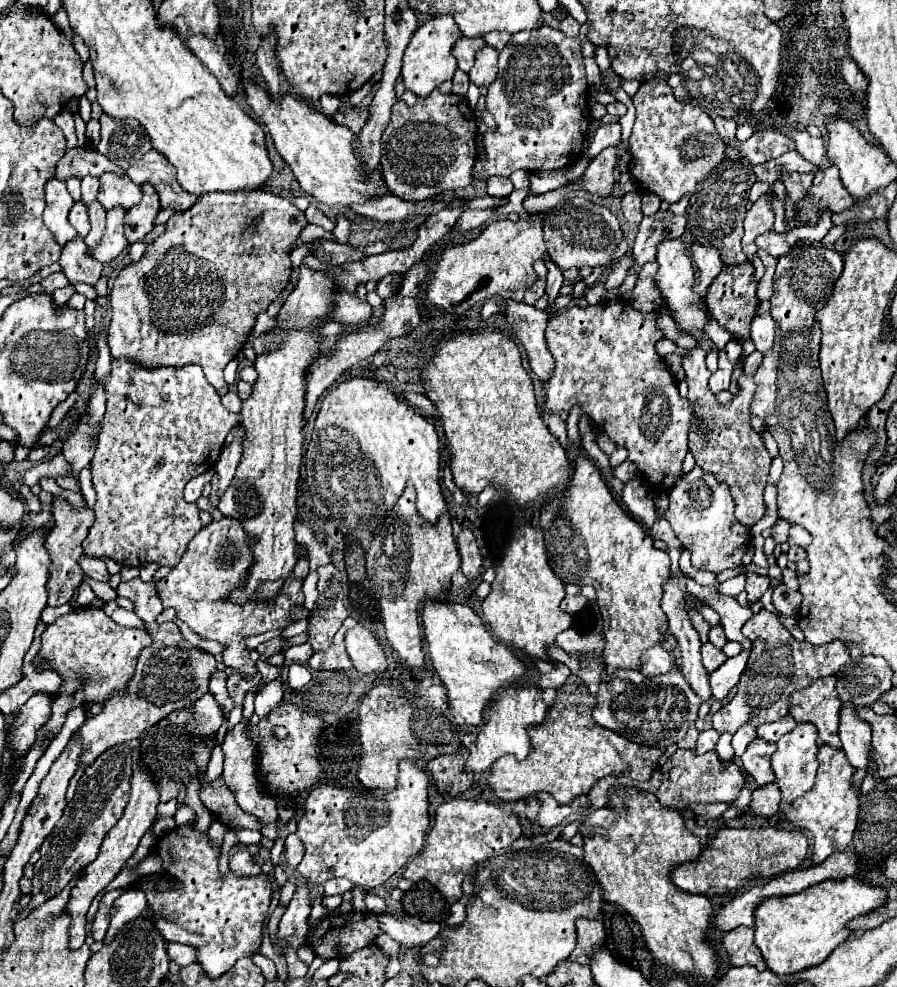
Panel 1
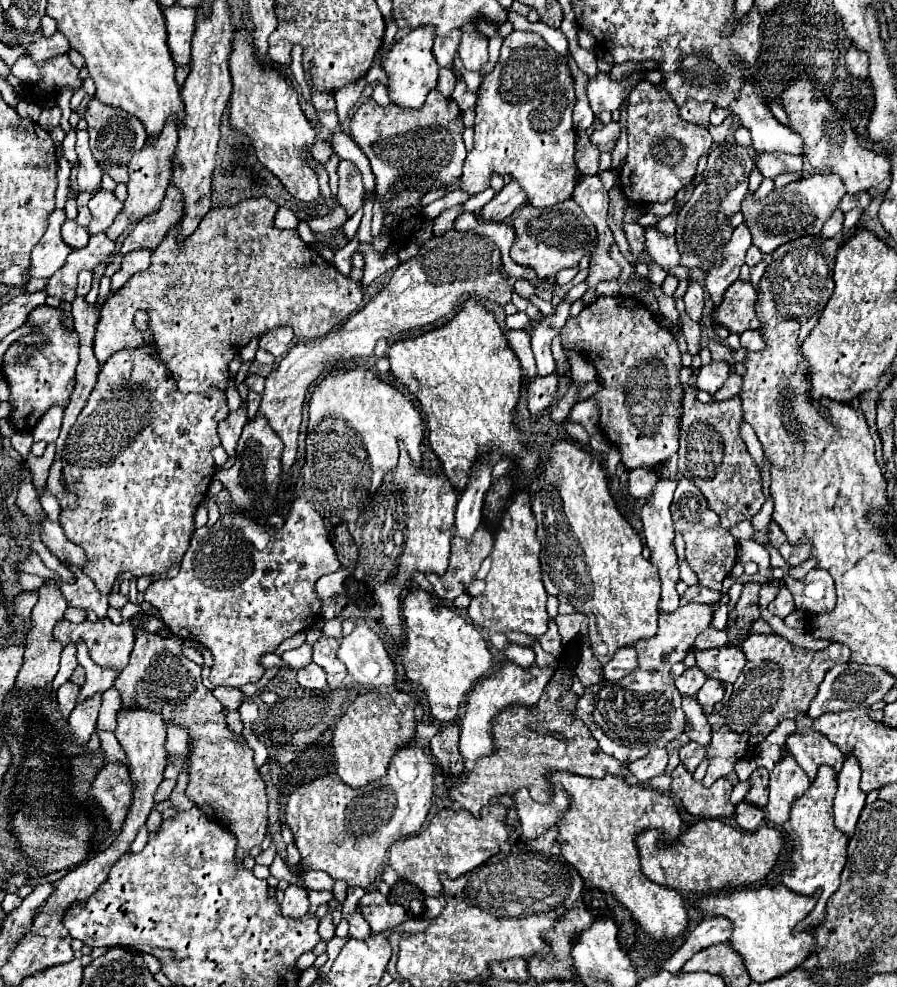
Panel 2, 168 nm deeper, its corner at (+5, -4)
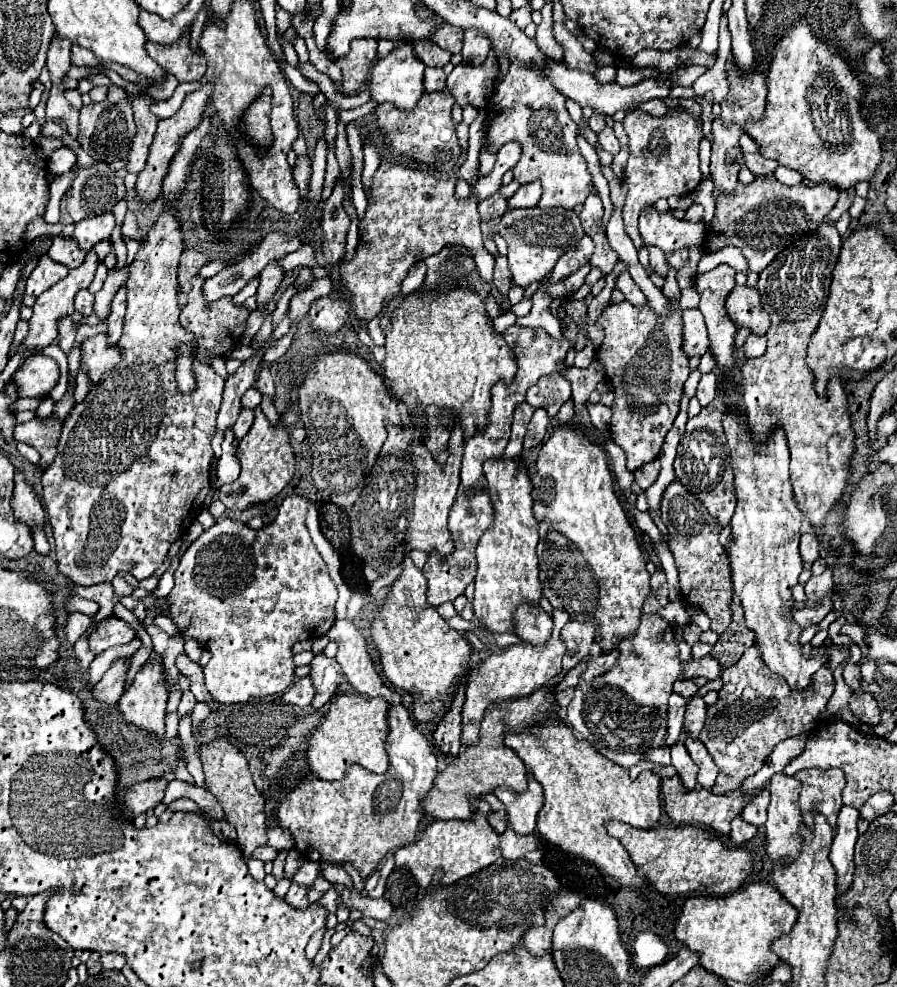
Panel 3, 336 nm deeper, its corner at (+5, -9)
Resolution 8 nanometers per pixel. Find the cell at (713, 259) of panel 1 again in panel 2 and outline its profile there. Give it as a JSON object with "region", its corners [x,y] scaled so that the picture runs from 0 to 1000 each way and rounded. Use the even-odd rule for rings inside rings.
{"region":[[[769,284],[769,290],[763,298],[763,308],[765,308],[765,316],[769,318],[769,322],[780,326],[783,312],[785,312],[785,292],[783,292],[780,286]]]}

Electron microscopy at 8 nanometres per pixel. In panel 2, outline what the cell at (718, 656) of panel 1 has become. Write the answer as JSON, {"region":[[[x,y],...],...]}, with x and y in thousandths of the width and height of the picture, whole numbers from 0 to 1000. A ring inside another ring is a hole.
{"region":[[[771,675],[754,689],[754,697],[758,699],[760,705],[771,705],[780,699],[780,695],[787,691],[787,687],[789,685],[778,675]]]}

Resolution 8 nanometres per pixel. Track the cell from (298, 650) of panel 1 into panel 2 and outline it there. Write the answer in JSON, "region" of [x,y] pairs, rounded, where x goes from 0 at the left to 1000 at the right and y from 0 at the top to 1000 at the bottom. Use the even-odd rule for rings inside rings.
{"region":[[[337,652],[334,657],[321,659],[314,663],[314,669],[326,677],[326,679],[334,679],[341,673],[348,671],[348,655],[346,652]]]}

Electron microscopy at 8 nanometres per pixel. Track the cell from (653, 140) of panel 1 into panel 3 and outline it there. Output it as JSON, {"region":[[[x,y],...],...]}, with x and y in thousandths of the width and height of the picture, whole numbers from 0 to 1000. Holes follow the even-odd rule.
{"region":[[[707,110],[696,119],[696,131],[700,135],[702,161],[696,173],[696,183],[700,187],[700,198],[696,204],[696,230],[700,240],[705,242],[709,254],[718,248],[712,232],[711,218],[718,212],[718,206],[729,206],[738,200],[749,198],[769,198],[776,194],[783,175],[778,163],[778,149],[783,143],[783,127],[780,119],[774,119],[767,112],[749,112],[742,119],[727,119],[713,110]]]}

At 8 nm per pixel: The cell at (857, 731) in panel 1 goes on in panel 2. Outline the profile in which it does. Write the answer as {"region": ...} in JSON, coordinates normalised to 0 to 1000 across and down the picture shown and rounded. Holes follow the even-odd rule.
{"region":[[[952,764],[941,766],[941,776],[934,784],[934,802],[930,809],[930,833],[948,849],[957,833],[959,821],[965,815],[965,804],[959,800],[959,774]]]}

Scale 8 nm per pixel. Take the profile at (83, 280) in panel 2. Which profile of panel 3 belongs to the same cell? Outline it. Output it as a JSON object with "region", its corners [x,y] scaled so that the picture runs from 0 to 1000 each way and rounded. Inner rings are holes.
{"region":[[[94,293],[85,299],[85,315],[91,317],[94,321],[103,319],[103,309],[105,309],[105,299],[98,293]]]}

